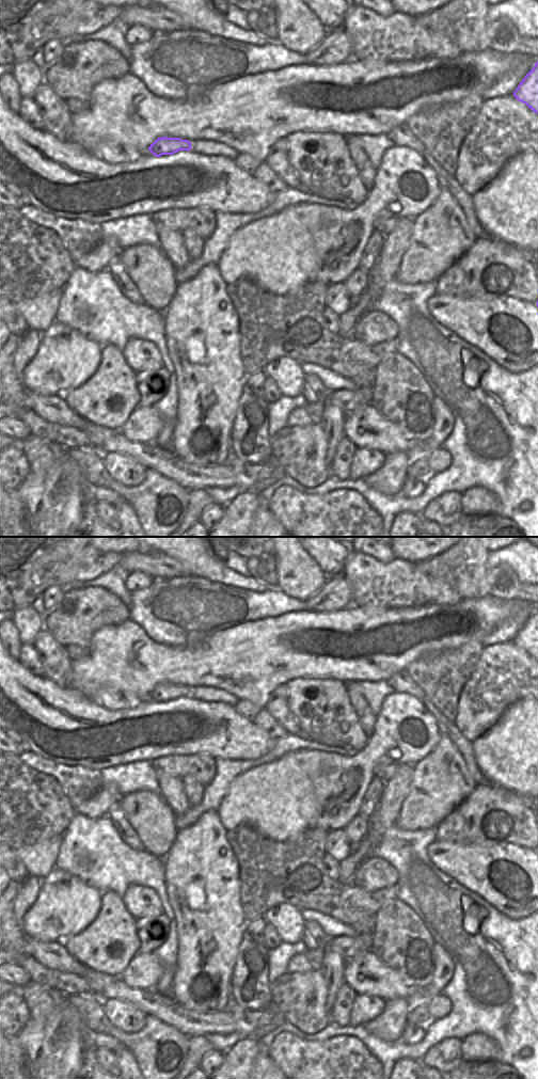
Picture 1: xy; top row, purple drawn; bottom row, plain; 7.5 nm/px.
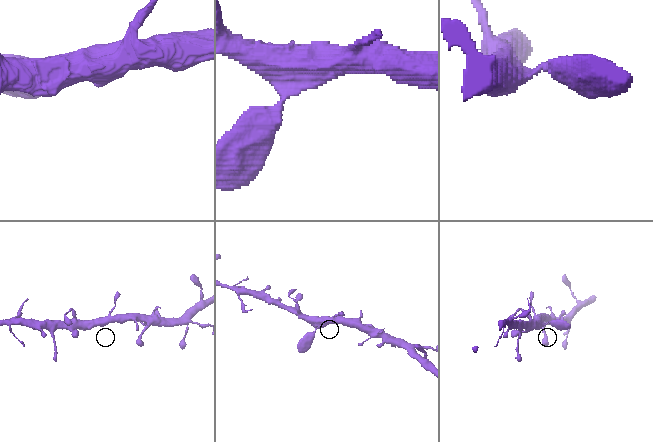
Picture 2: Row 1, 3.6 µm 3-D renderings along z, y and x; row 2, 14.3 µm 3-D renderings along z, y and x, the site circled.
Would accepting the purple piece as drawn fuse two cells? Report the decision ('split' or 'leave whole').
leave whole

